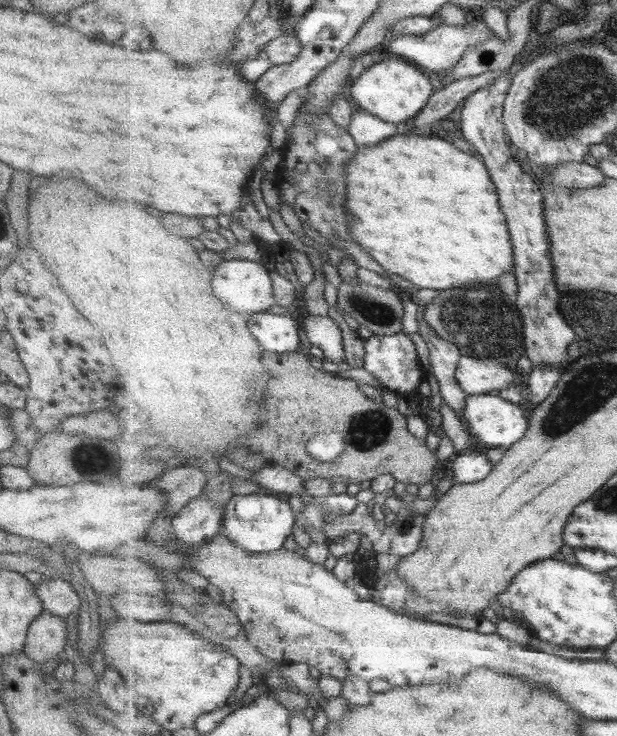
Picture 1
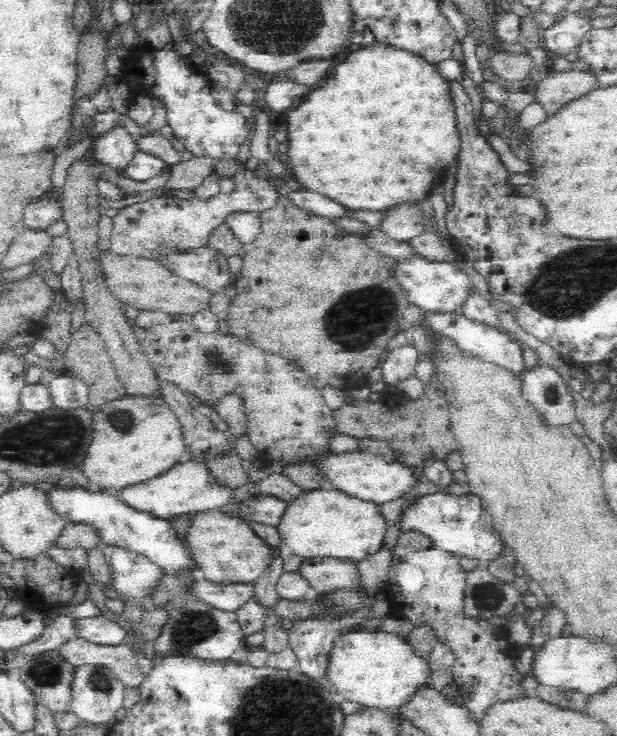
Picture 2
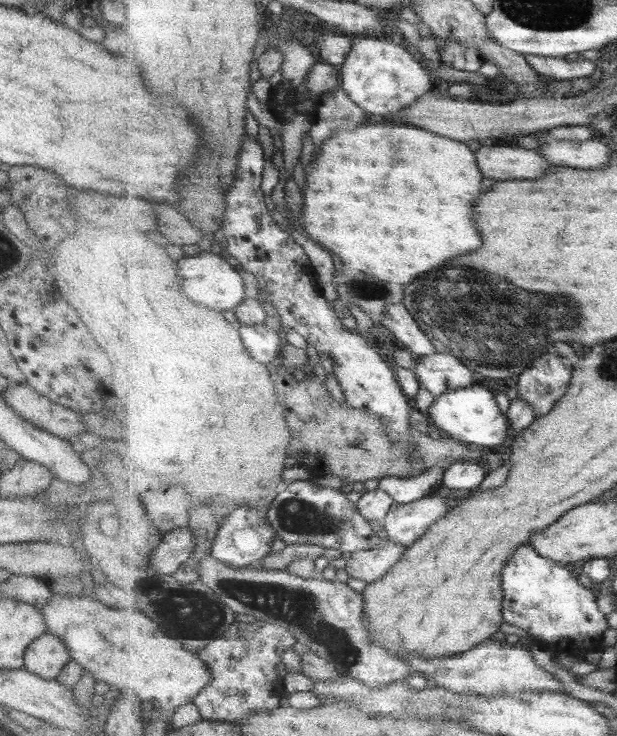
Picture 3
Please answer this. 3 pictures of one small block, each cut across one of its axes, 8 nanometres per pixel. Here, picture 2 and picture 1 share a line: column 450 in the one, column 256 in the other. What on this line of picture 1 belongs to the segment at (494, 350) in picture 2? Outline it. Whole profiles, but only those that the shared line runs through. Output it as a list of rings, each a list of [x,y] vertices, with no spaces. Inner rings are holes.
[[[259,312],[248,317],[249,331],[258,338],[263,350],[273,353],[296,353],[299,349],[299,326],[288,314],[277,316]]]

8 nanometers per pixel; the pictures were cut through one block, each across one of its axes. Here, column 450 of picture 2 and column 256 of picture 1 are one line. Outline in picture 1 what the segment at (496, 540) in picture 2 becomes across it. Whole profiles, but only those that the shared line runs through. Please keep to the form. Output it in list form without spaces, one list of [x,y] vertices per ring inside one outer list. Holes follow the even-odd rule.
[[[274,493],[233,495],[225,506],[223,532],[239,548],[251,553],[272,553],[284,548],[295,526],[295,512],[289,500],[281,500]]]

